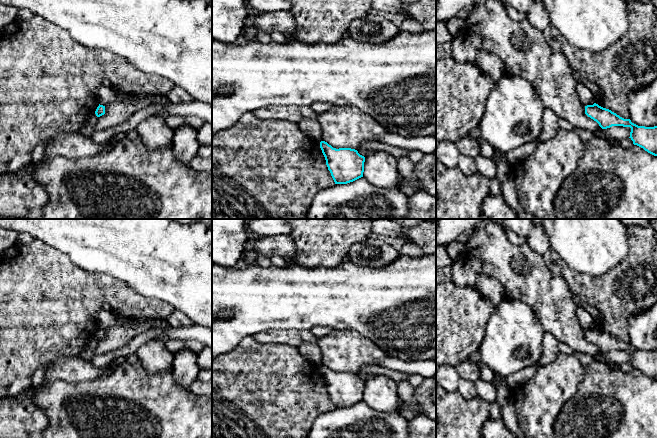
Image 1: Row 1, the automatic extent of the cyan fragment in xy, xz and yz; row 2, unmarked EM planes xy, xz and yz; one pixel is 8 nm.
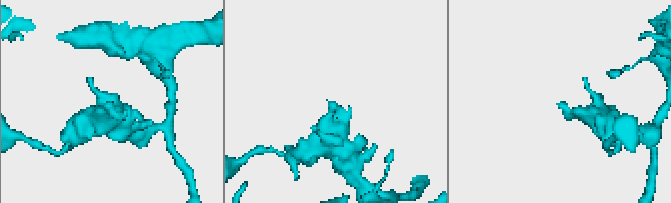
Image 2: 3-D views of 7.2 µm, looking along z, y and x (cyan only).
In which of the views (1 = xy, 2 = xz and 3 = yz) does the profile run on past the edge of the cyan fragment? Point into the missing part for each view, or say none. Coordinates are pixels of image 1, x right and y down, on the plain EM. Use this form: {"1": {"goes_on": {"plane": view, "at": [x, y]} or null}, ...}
{"1": {"goes_on": null}, "2": {"goes_on": null}, "3": {"goes_on": null}}

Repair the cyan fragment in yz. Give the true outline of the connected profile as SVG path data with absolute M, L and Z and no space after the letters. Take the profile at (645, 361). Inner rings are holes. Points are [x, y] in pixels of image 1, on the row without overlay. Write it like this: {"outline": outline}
{"outline": "M596 327L585 330L585 338L596 345L602 353L612 350L630 351L631 356L629 362L633 365L633 368L657 380L657 350L638 350L632 347L630 343L624 343Z"}

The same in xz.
{"outline": "M325 365L320 372L335 408L347 408L363 401L365 381L351 372L333 372Z"}

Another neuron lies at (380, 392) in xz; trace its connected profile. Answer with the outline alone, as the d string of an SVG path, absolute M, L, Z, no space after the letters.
M383 375L373 376L365 381L363 401L381 413L396 412L401 403L397 383Z

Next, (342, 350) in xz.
M337 330L318 339L321 349L322 365L333 372L359 373L364 366L378 365L388 358L371 339L365 338L355 330Z

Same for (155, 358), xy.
M148 341L138 348L136 355L139 358L138 363L142 365L142 367L148 372L148 374L160 374L172 371L174 354L166 348L164 341Z

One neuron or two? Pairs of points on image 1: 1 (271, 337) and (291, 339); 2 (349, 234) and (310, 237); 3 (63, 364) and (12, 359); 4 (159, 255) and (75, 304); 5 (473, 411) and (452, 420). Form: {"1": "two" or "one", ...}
{"1": "one", "2": "one", "3": "two", "4": "two", "5": "one"}

